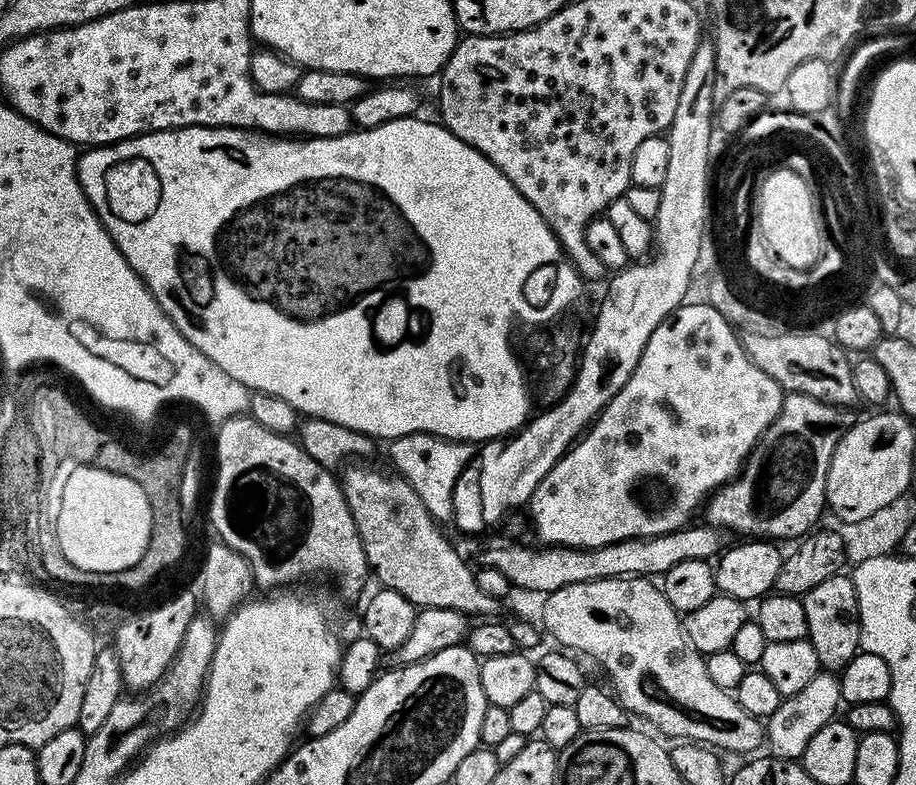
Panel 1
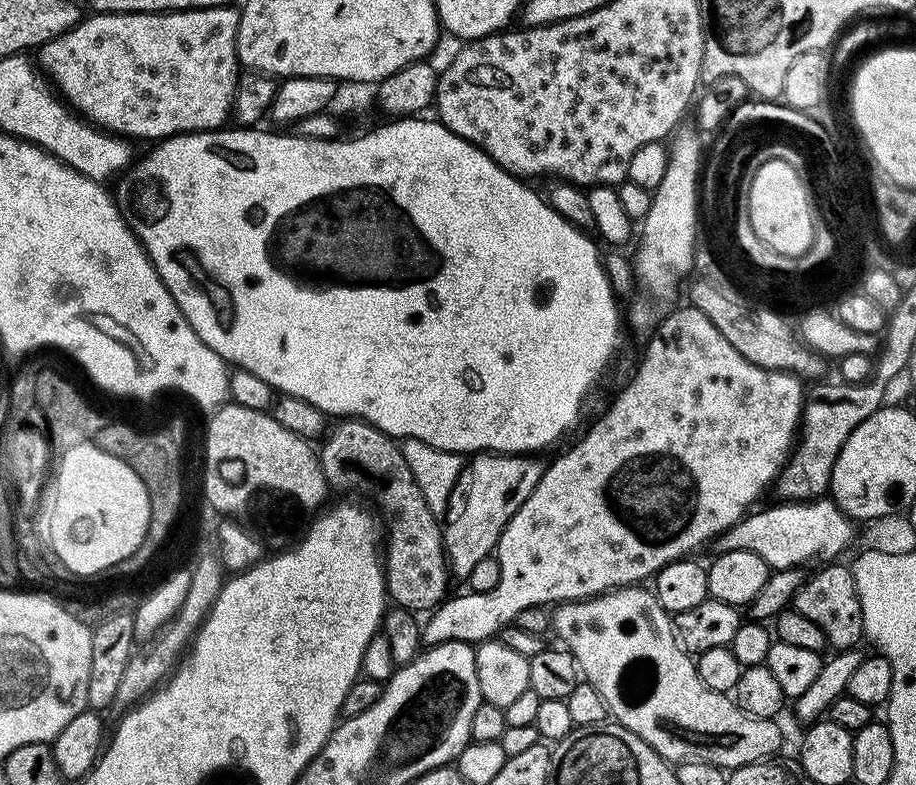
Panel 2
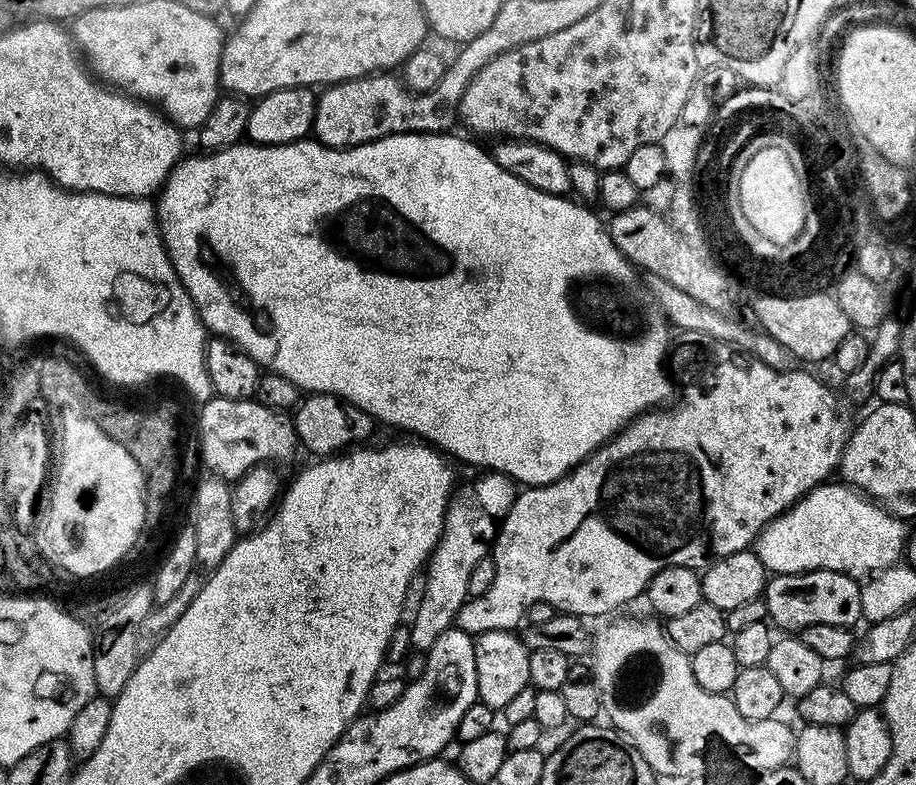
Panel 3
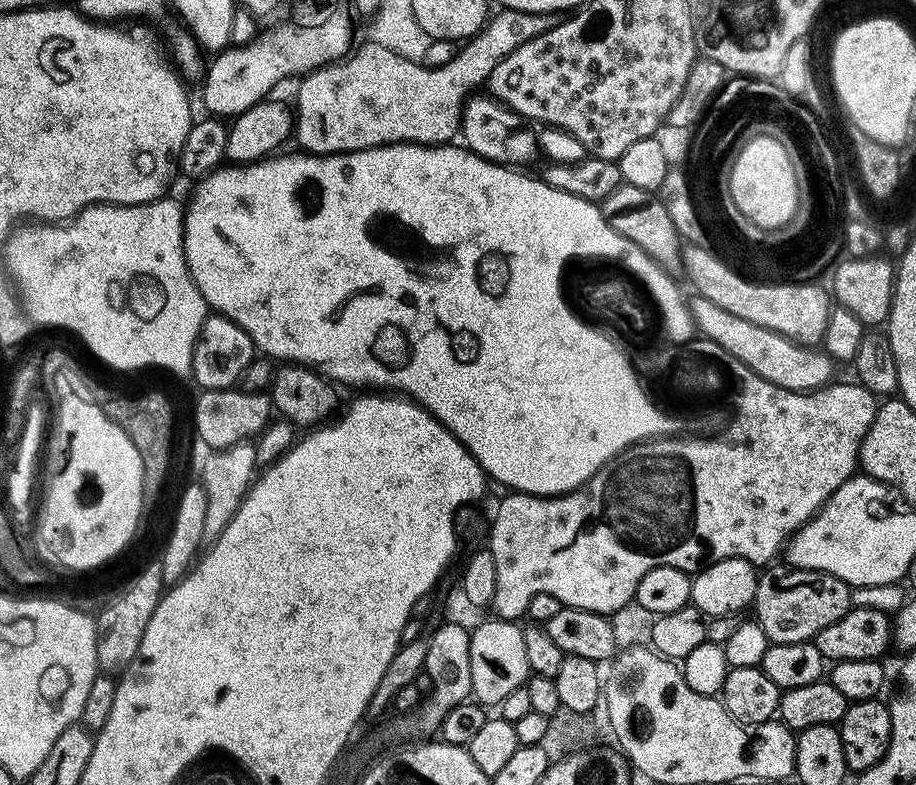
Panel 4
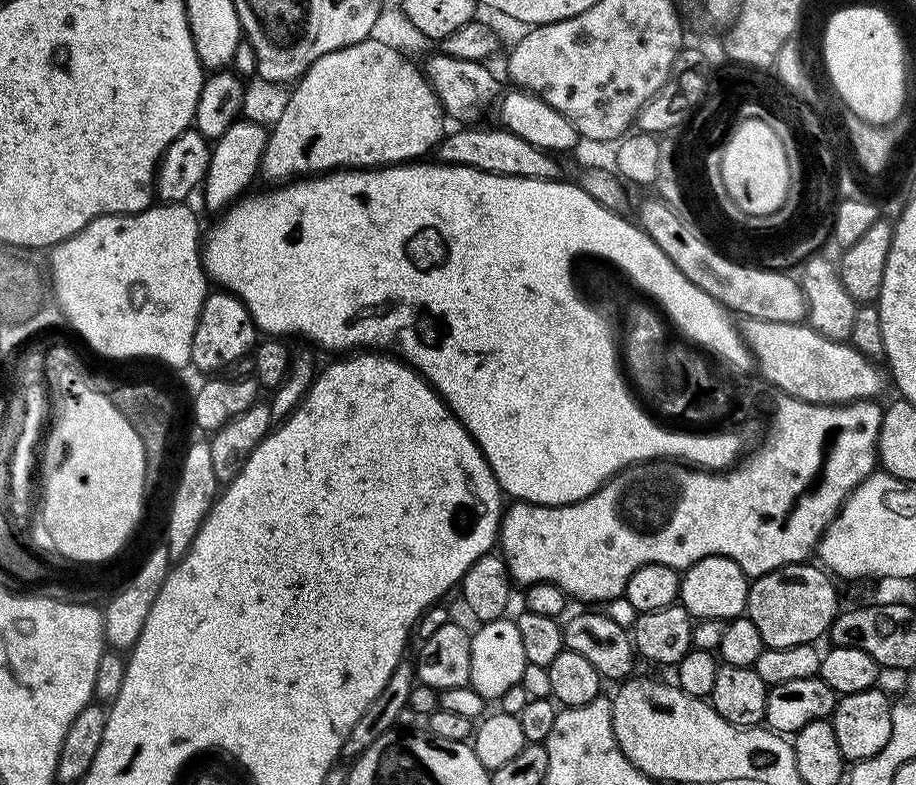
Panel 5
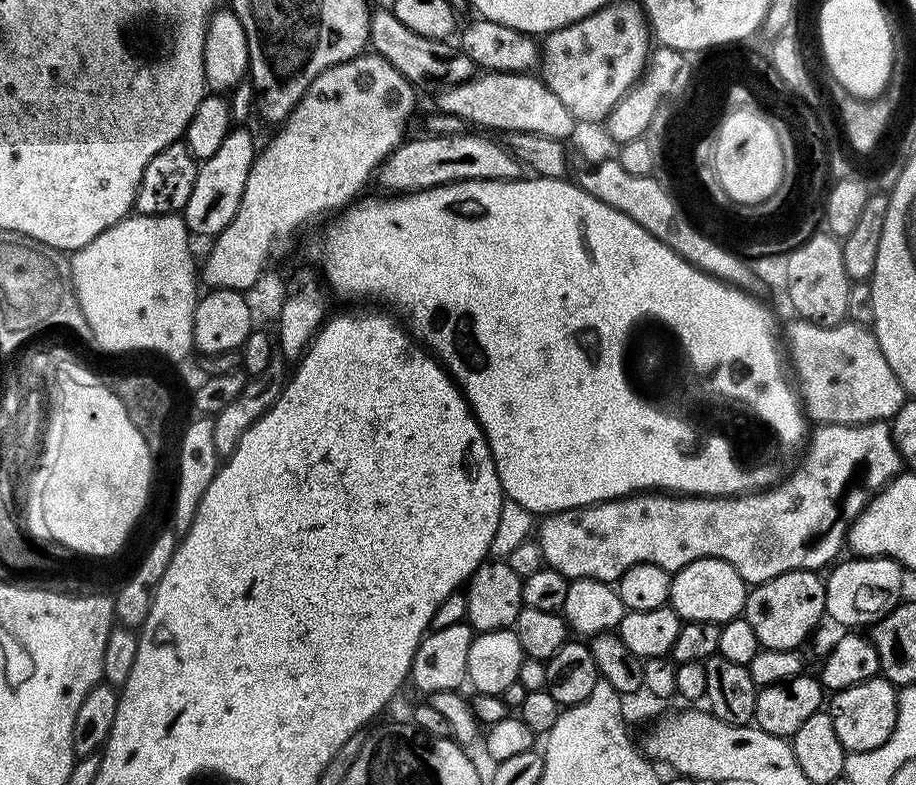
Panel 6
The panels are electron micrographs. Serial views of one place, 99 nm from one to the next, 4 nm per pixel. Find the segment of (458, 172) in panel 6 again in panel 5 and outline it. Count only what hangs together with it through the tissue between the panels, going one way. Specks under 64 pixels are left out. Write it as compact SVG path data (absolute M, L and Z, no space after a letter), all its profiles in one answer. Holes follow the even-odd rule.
M464 126L461 132L449 131L444 139L436 145L434 156L441 164L461 164L477 168L499 176L517 176L523 180L560 180L560 164L555 155L526 142L518 134L509 132L503 126L496 128L476 128L480 126Z

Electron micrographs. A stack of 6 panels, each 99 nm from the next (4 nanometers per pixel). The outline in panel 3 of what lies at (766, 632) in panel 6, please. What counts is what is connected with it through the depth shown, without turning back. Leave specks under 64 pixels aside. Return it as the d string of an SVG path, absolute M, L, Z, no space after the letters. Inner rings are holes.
M825 568L785 576L776 574L766 584L766 616L777 629L784 628L780 630L788 634L798 634L806 626L818 626L818 622L852 628L861 623L864 614L861 587L857 577Z

